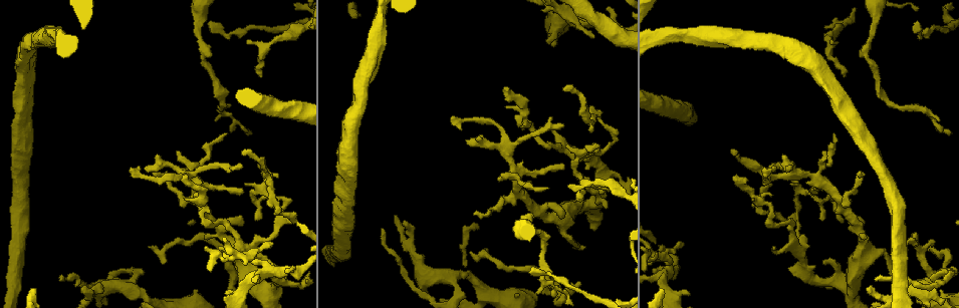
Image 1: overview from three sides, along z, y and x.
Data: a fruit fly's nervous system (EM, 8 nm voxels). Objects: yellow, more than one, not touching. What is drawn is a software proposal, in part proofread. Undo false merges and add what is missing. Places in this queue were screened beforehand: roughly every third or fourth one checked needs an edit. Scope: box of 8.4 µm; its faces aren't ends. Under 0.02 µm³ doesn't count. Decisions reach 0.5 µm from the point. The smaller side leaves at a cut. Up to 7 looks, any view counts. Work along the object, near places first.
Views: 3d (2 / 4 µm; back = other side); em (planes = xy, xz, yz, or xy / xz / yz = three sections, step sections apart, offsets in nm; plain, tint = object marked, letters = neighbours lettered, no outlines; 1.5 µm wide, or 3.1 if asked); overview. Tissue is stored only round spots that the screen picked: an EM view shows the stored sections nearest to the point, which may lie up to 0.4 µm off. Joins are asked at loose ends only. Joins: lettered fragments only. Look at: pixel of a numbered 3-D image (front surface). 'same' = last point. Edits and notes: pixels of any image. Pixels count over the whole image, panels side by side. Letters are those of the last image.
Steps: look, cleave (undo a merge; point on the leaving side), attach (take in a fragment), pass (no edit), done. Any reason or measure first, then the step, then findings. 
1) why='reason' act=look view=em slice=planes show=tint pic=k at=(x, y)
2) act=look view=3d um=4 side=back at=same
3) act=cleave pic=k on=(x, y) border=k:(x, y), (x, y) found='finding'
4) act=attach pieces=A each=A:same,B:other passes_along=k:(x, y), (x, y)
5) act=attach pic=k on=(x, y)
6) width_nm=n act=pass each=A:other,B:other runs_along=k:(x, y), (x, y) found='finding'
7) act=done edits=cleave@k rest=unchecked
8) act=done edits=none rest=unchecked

why='thin end' act=look view=em slice=planes show=plain pic=1 at=(80, 289)

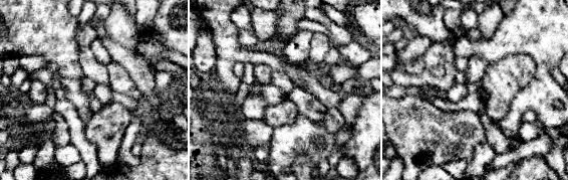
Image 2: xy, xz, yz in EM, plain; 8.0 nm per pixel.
why='with the object marked' act=look view=em slice=planes show=tint at=same

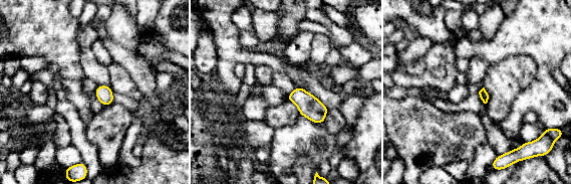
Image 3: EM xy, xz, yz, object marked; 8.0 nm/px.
act=look view=em slice=planes show=letters at=same

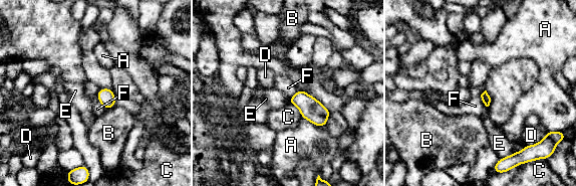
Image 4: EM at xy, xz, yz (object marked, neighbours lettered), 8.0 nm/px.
act=pass each=A:other,B:other,C:other,D:other,E:other,F:other border=4:(98, 88), (97, 101), (105, 109) found='none of them fits'

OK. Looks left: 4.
act=look view=em slice=xz step=8 show=tint pic=1 at=(759, 211)

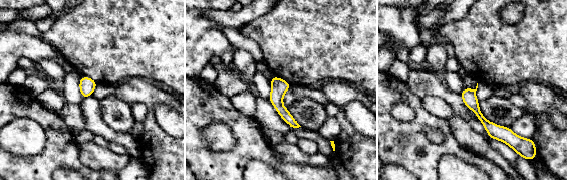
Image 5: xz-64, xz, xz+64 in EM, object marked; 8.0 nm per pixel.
act=look view=em slice=xz step=8 show=letters at=same

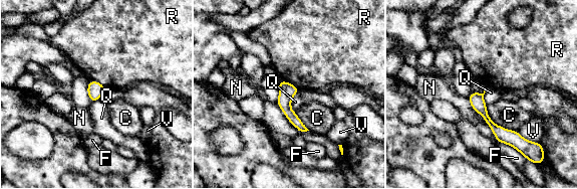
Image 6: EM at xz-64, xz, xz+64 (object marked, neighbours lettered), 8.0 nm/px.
longest_contact=C:340nm act=pass each=C:other,F:other,N:other,Q:other,R:other,V:other border=6:(298, 91), (291, 100), (295, 113) found='all the same cell'

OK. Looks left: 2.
why='tapers out' act=look view=em slice=xz step=8 show=tint pic=1 at=(562, 89)

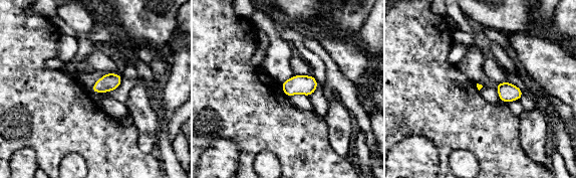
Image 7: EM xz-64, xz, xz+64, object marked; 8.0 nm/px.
act=look view=em slice=xz step=8 show=letters at=same

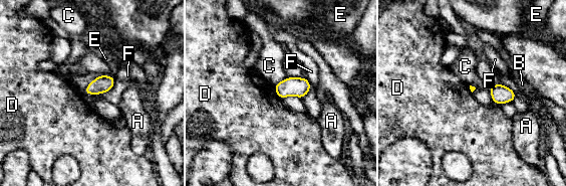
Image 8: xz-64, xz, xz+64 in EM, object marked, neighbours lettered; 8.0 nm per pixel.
act=pass each=A:other,B:other,C:other,D:other,E:other,F:other border=8:(273, 85), (281, 100) found='no lettered fragment goes on from it'

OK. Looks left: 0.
act=done edits=none rest=unchecked

